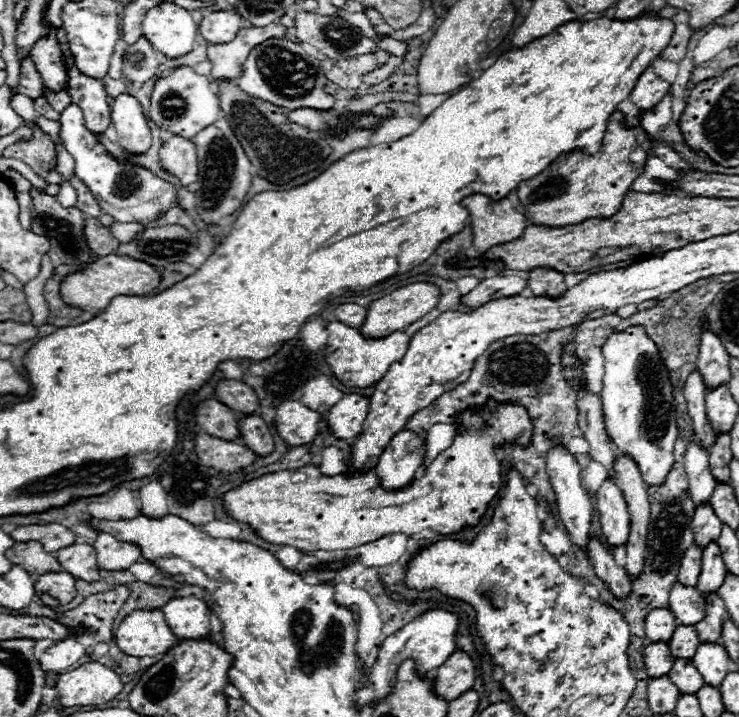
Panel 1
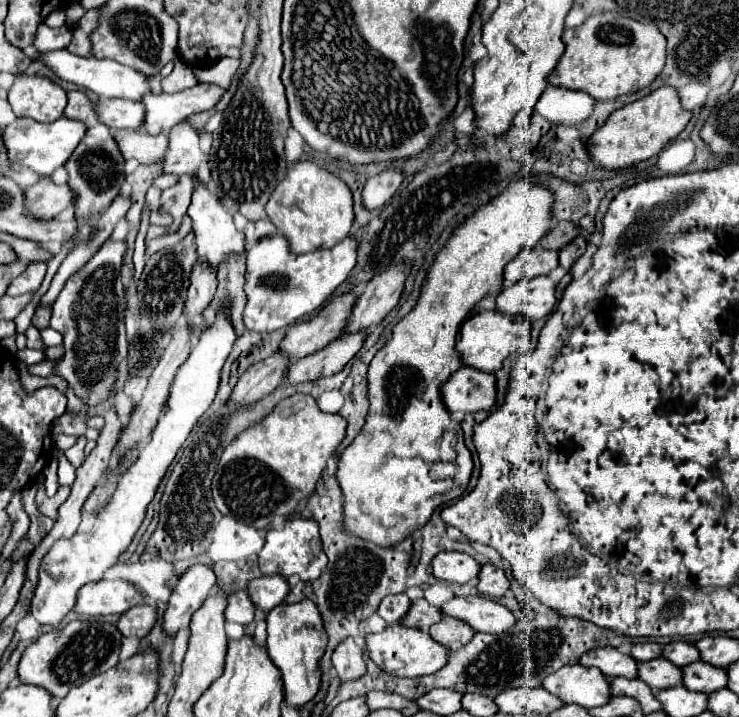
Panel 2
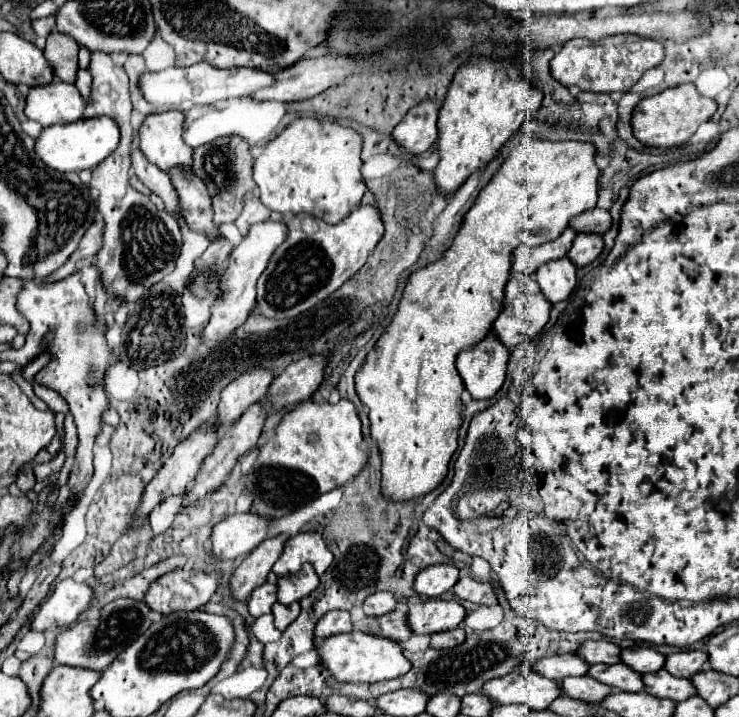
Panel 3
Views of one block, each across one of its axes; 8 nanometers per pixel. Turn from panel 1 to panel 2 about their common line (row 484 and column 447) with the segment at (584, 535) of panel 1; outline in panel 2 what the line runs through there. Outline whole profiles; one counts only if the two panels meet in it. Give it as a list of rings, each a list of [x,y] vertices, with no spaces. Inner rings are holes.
[[[442,552],[432,558],[432,574],[438,580],[452,584],[466,584],[476,578],[480,564],[464,552]]]

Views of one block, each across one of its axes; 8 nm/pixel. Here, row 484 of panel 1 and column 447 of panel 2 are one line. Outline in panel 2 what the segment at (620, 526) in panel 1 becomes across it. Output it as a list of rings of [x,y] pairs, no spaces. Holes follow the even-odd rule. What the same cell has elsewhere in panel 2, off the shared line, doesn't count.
[[[454,596],[440,606],[440,612],[466,622],[474,632],[486,634],[502,634],[502,630],[508,630],[516,622],[508,608],[484,596]]]

